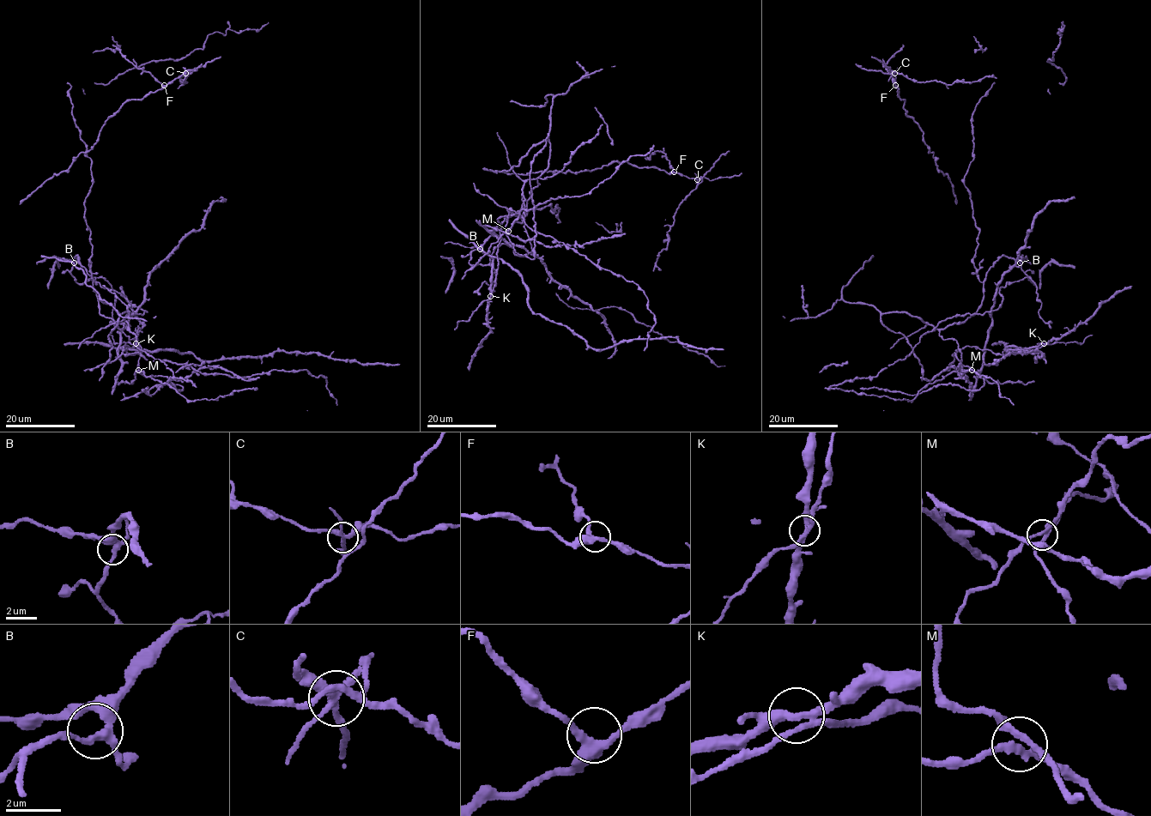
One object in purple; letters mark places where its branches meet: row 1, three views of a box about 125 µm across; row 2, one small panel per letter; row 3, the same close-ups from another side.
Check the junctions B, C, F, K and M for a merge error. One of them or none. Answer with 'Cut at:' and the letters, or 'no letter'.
Cut at: C

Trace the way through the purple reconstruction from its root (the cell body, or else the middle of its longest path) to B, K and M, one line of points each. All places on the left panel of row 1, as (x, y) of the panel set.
B: (93, 280), (77, 256), (74, 262)
K: (93, 280), (100, 314), (123, 323), (141, 347), (122, 353), (124, 346), (141, 353), (136, 343)
M: (93, 280), (100, 314), (123, 323), (122, 332), (130, 340), (136, 339), (141, 347), (138, 370)

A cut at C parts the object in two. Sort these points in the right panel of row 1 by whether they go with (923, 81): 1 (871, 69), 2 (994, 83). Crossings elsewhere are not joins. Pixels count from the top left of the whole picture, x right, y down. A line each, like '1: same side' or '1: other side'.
1: same side
2: other side

